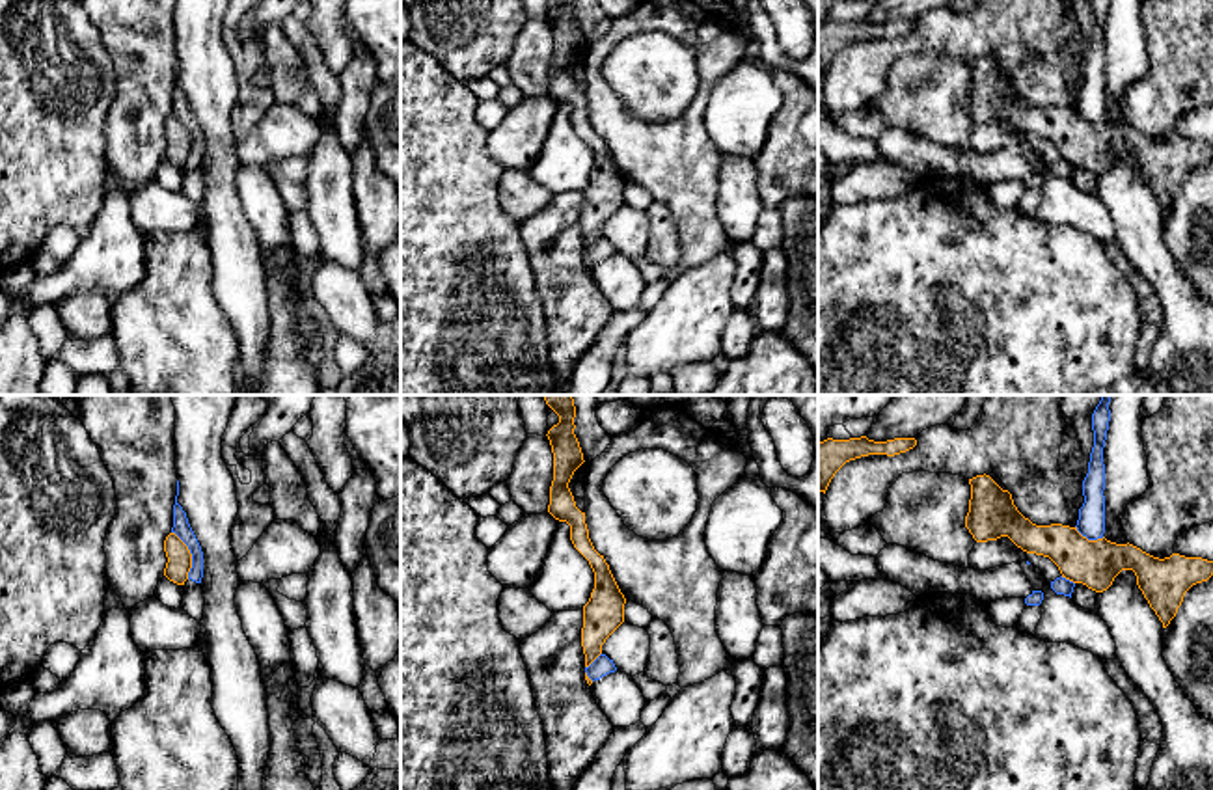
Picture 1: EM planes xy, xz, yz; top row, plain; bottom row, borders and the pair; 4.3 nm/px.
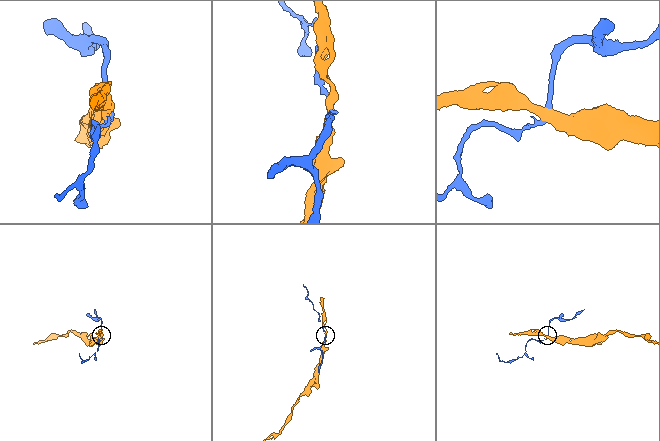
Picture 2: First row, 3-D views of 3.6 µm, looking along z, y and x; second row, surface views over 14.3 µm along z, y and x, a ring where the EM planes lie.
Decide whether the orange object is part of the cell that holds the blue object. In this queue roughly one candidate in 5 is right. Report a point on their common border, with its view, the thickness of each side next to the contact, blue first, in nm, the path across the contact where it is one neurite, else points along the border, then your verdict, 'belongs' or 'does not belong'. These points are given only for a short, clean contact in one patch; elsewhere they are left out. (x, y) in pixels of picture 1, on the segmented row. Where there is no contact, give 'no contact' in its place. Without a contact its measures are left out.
xy (192, 556) | 80/110 nm | along xy (172, 531), (190, 554), (189, 578) | does not belong

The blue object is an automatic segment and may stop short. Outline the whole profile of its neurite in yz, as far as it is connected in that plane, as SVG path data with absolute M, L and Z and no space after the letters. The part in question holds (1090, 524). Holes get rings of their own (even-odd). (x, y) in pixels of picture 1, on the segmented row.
M1101 395L1099 404L1092 414L1094 447L1090 453L1088 473L1083 481L1084 503L1079 509L1077 531L1088 540L1103 538L1105 533L1105 464L1103 447L1111 421L1112 395Z

